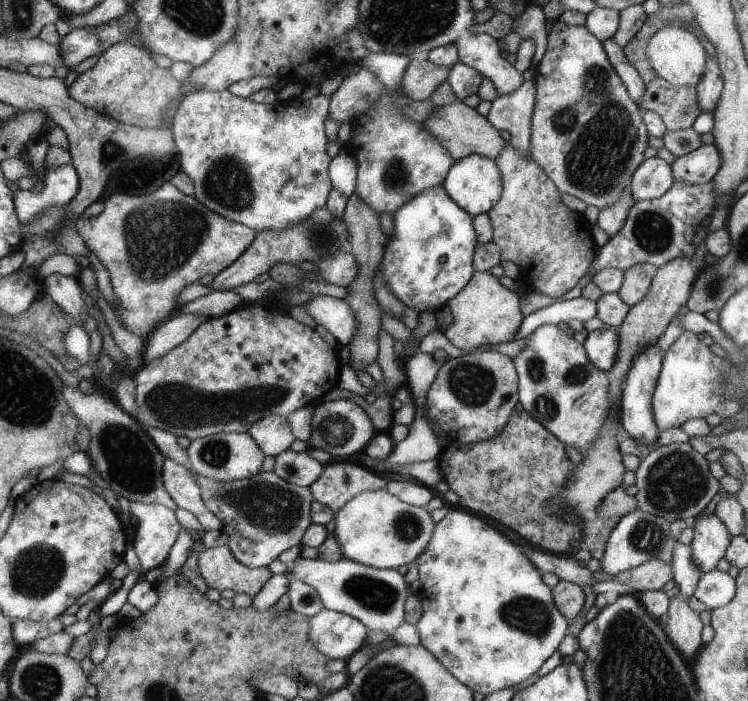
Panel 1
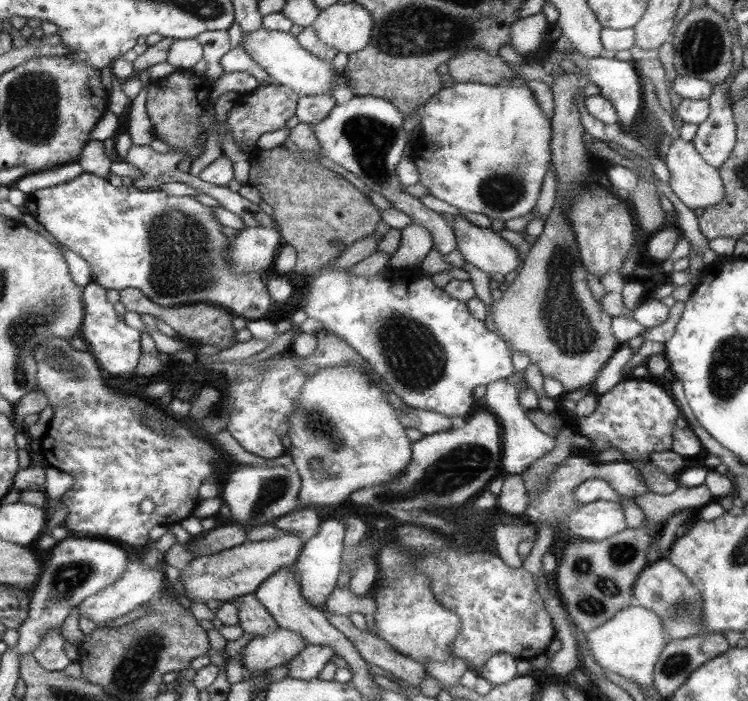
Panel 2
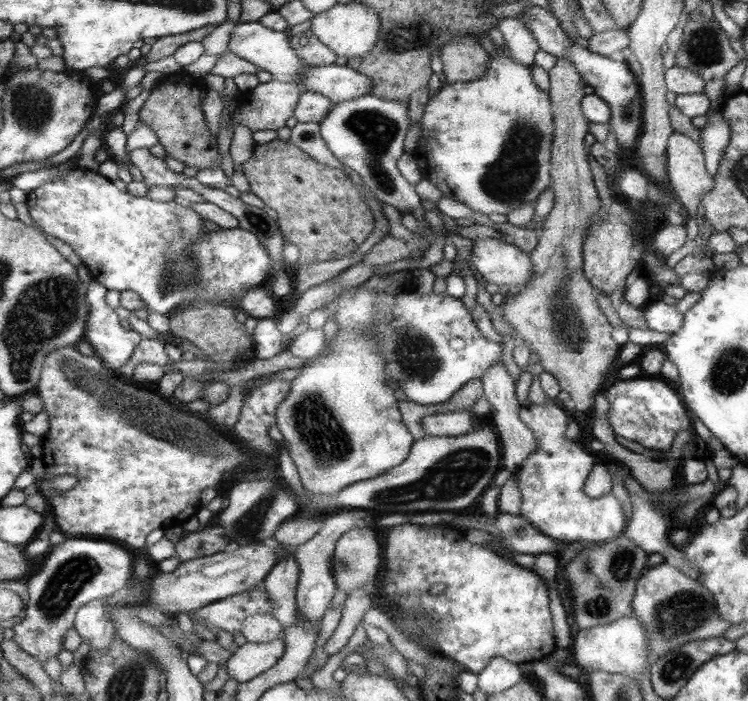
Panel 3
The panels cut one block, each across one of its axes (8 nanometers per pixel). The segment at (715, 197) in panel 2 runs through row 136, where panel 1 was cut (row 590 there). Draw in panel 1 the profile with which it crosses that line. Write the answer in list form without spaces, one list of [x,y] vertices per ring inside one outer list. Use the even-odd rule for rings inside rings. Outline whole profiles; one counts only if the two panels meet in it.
[[[674,590],[669,594],[669,602],[667,609],[667,636],[683,653],[687,660],[693,661],[697,656],[699,648],[701,648],[701,620],[699,614],[695,614],[689,606],[687,606],[687,599],[679,590]]]

